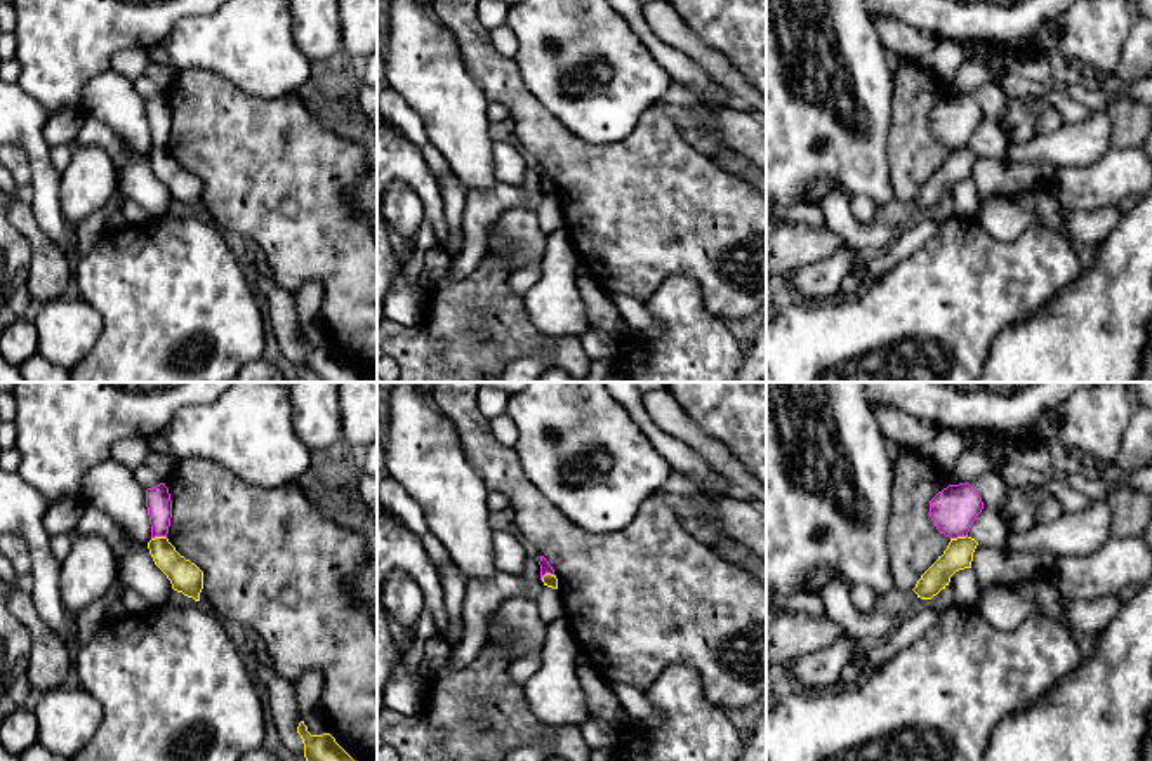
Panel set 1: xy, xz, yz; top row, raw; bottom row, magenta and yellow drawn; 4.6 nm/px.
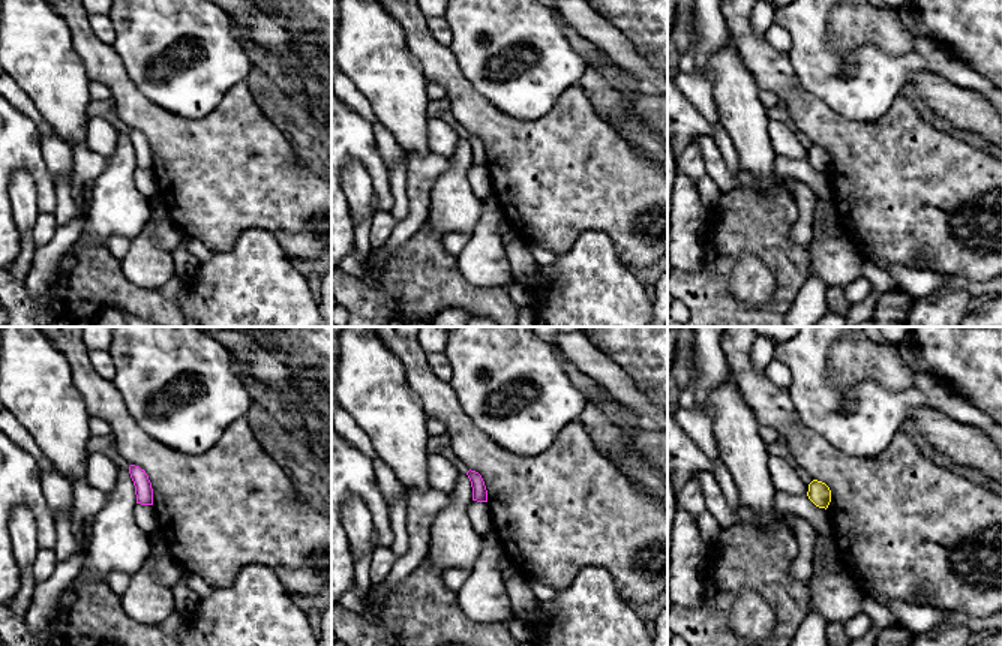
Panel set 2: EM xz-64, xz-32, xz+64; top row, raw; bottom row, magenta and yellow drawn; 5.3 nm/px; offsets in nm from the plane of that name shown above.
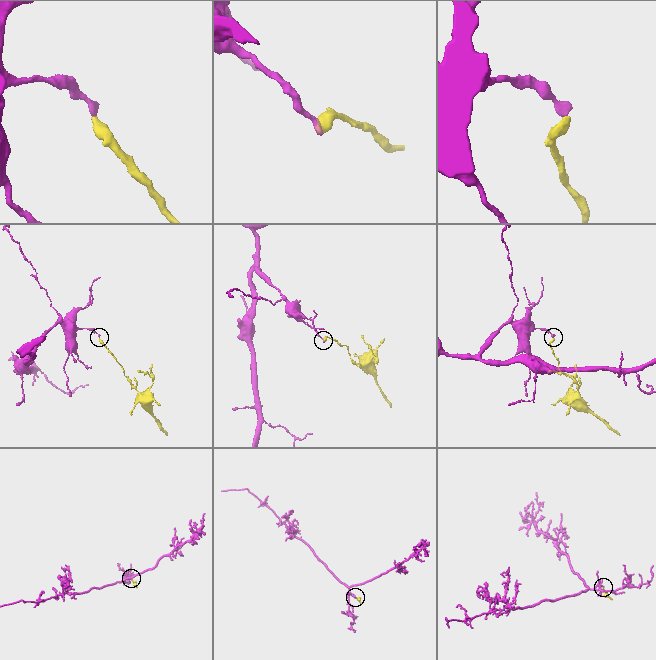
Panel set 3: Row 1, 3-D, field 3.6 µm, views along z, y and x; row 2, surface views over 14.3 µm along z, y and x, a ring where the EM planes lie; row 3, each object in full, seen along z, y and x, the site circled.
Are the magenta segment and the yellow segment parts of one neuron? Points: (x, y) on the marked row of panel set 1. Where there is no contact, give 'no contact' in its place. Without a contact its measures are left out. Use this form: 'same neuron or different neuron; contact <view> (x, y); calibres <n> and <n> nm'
different neuron; contact yz (958, 536); calibres 220 and 130 nm

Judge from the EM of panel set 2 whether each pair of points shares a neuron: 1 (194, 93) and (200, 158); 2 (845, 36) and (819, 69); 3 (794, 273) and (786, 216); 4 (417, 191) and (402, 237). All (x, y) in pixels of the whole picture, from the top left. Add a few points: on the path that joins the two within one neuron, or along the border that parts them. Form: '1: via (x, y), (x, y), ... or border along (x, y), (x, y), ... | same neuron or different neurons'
1: border along (224, 96), (197, 119), (162, 110) | different neurons
2: border along (828, 15), (827, 42), (834, 50), (867, 44) | different neurons
3: via (786, 260), (782, 255), (782, 230) | same neuron
4: via (417, 203), (417, 215), (410, 225) | same neuron

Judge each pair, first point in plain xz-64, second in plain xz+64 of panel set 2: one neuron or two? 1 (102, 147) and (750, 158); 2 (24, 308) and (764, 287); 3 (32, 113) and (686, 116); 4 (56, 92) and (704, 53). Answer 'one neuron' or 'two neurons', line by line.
1: two neurons
2: two neurons
3: two neurons
4: two neurons

